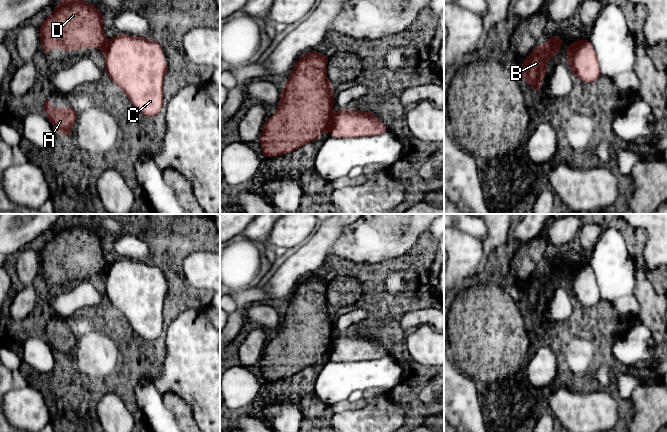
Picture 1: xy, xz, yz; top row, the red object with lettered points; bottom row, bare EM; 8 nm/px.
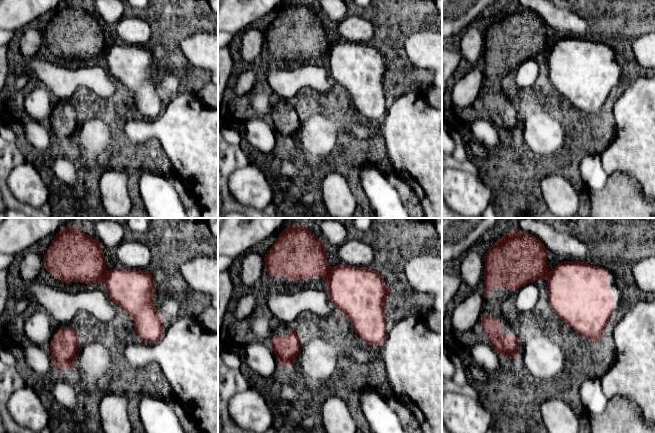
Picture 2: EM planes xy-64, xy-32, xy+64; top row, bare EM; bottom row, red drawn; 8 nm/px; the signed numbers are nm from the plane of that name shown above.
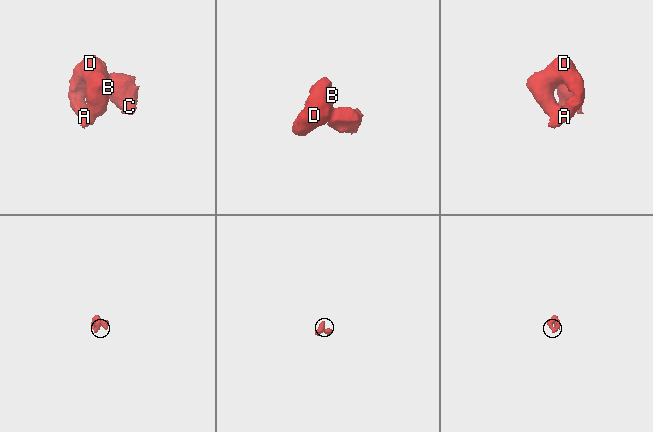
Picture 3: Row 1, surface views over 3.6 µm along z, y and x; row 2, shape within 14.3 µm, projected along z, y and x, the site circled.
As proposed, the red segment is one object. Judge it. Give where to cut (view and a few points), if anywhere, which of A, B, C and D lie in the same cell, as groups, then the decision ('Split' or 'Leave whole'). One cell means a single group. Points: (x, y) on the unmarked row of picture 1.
Split along xz (332, 341), (329, 350). Groups: A B D / C. Split

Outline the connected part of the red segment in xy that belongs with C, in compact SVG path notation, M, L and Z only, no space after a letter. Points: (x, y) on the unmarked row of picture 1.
M120 257L104 273L105 296L127 319L130 326L146 341L156 341L163 328L163 304L170 286L162 286L163 271L144 261Z

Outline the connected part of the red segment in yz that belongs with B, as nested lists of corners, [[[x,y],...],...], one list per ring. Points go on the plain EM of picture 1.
[[[554,258],[546,268],[539,269],[521,288],[518,288],[520,301],[526,304],[535,318],[539,316],[540,308],[546,299],[547,283],[555,282],[563,266],[563,263]]]

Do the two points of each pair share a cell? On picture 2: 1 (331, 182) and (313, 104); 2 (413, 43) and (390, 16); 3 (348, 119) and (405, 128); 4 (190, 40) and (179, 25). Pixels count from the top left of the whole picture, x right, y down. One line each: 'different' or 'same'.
1: different
2: different
3: different
4: different

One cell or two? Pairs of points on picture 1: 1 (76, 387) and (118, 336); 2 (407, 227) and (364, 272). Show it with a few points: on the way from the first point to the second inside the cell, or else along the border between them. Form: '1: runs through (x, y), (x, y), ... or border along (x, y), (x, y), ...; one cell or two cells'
1: runs through (95, 387), (106, 383), (123, 366), (123, 355); one cell
2: border along (395, 257), (367, 264), (349, 260); two cells

